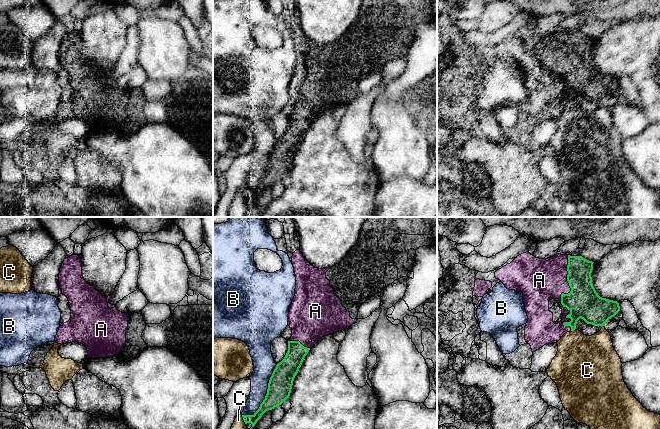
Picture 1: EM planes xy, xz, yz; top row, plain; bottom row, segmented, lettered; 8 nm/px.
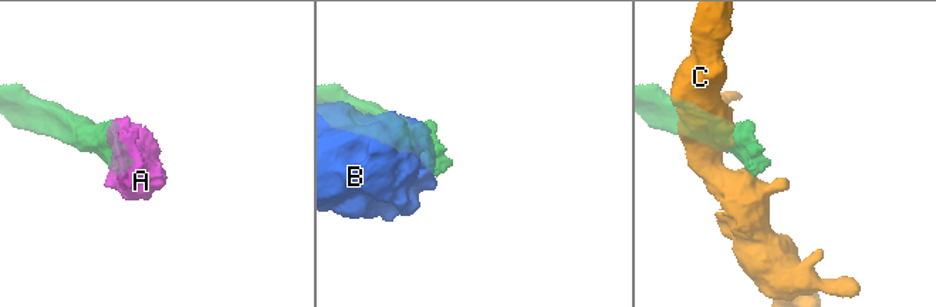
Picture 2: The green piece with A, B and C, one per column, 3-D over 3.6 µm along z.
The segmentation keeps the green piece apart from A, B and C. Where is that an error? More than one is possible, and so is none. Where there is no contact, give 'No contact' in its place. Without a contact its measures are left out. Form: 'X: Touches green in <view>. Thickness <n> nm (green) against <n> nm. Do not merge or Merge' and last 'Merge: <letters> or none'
A: Touches green in yz. Thickness 260 nm (green) against 340 nm. Merge
B: Touches green in xz. Thickness 190 nm (green) against 170 nm. Do not merge
C: Touches green in xz. Thickness 110 nm (green) against 90 nm. Do not merge
Merge: A

